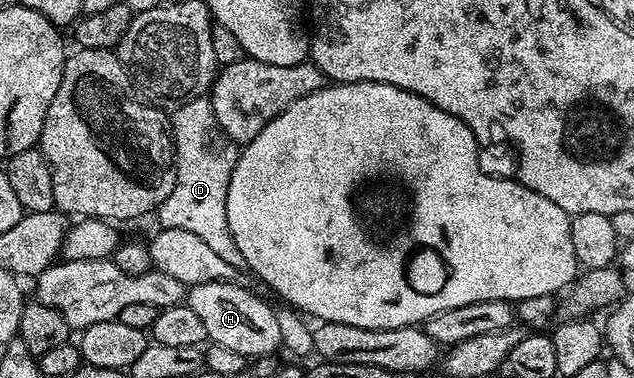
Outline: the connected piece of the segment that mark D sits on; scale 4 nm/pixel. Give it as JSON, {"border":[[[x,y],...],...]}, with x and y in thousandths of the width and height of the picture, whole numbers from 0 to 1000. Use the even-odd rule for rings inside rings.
{"border":[[[314,254],[282,278],[273,296],[278,299],[270,299],[268,347],[278,439],[278,489],[251,545],[251,601],[300,608],[300,619],[319,630],[319,640],[334,653],[355,693],[363,693],[363,704],[383,712],[385,685],[356,587],[356,513],[372,437],[374,394],[358,378],[341,381],[344,341],[333,262]]]}

